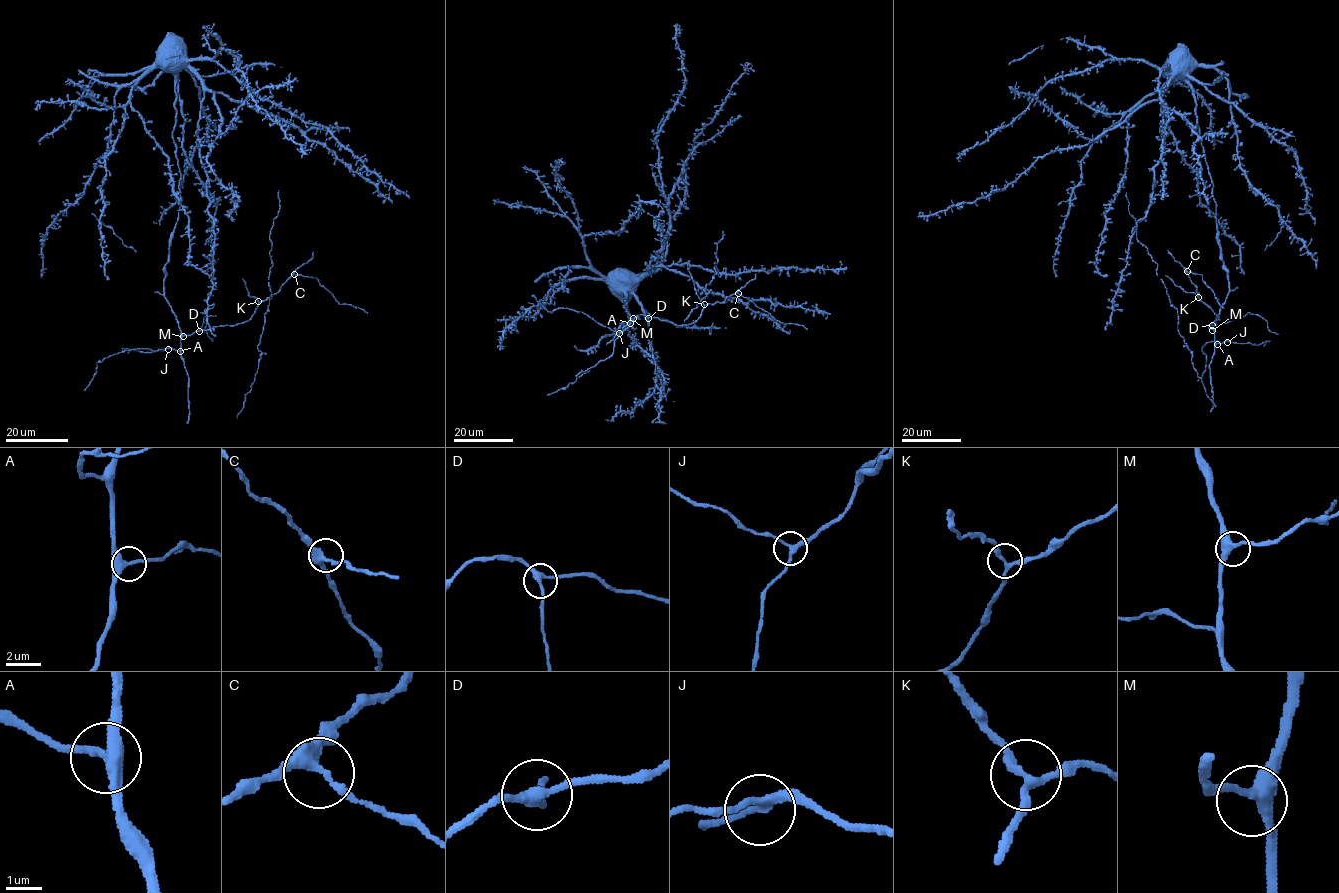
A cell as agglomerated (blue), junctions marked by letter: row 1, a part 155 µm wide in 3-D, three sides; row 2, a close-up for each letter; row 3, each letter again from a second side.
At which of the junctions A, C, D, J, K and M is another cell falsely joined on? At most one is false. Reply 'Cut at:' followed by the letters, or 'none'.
Cut at: none

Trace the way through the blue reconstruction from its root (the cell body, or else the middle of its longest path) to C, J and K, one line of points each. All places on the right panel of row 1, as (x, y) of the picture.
C: (1212, 192), (1217, 237), (1229, 284), (1227, 297), (1212, 329), (1209, 326), (1219, 318), (1199, 299), (1187, 271)
J: (1212, 192), (1217, 237), (1229, 284), (1227, 297), (1215, 325), (1214, 341), (1217, 344), (1227, 342)
K: (1212, 192), (1217, 237), (1229, 284), (1227, 297), (1212, 329), (1209, 326), (1219, 318), (1198, 296)

